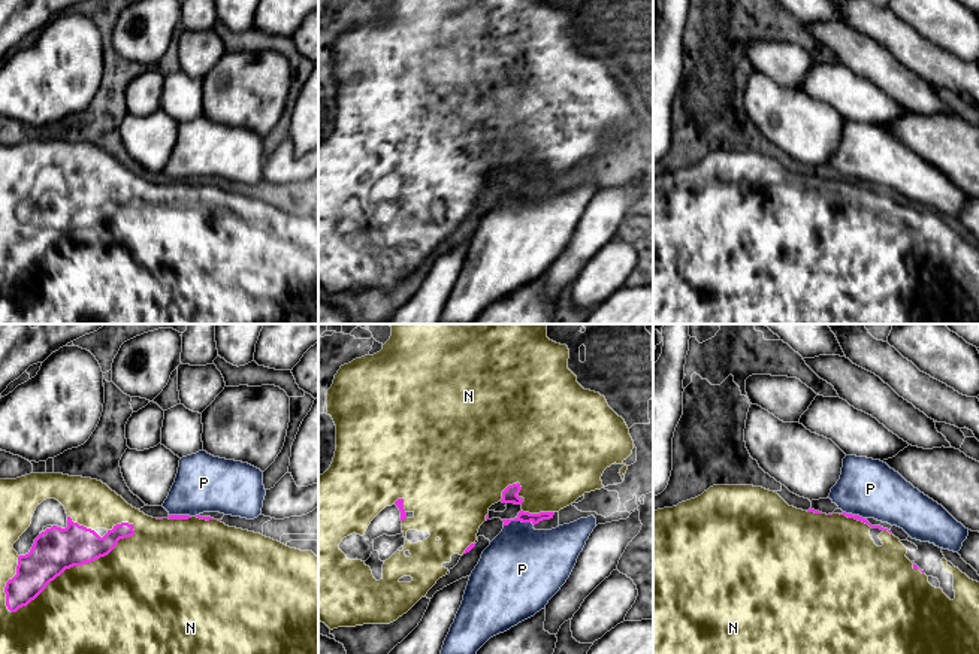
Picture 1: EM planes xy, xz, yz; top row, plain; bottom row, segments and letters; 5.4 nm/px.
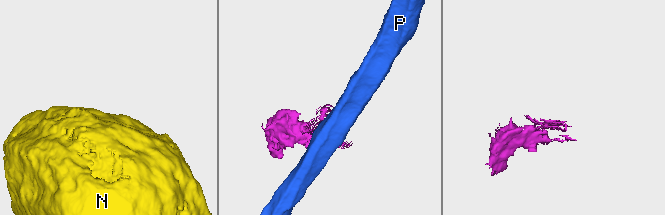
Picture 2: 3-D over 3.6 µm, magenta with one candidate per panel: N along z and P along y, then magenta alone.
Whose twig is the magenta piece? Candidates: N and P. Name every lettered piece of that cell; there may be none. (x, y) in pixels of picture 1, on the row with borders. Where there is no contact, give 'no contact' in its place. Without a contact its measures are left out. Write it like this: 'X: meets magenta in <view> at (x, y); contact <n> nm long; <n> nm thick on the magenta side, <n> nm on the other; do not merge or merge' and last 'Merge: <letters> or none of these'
N: meets magenta in xy at (75, 565); contact 800 nm long; 240 nm thick on the magenta side, 480 nm on the other; merge
P: meets magenta in xz at (519, 520); contact 170 nm long; 60 nm thick on the magenta side, 420 nm on the other; do not merge
Merge: N

